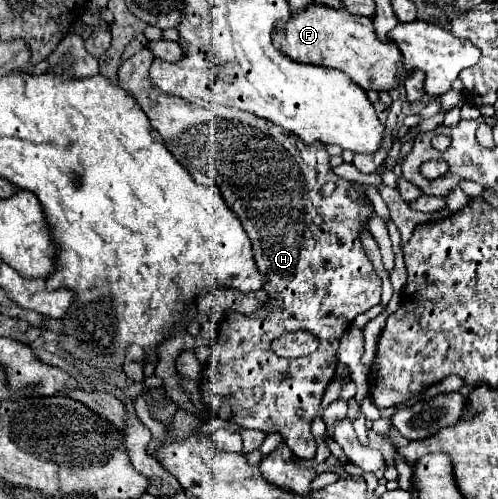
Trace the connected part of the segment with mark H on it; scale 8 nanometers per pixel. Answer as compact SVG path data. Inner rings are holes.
M142 48L138 54L124 60L118 68L118 84L142 106L152 126L164 138L170 154L190 172L190 176L198 184L204 182L220 188L226 206L240 218L248 238L252 240L256 266L262 274L268 276L268 304L254 316L232 314L220 324L220 332L210 358L214 364L214 382L202 380L202 398L214 416L226 422L234 422L240 428L278 432L296 456L310 460L316 456L316 440L310 432L310 424L318 414L326 386L336 376L336 352L340 338L358 314L380 302L382 280L358 238L362 222L368 222L370 206L358 200L350 200L348 186L354 186L362 196L366 196L366 192L356 182L350 184L332 172L330 154L326 152L324 144L316 142L306 146L284 128L254 114L230 112L226 116L216 116L201 106L176 96L168 96L158 88L148 86L148 64L152 60L154 54L148 52L148 48ZM330 180L336 182L336 190L330 198L324 198L320 192L322 186ZM294 330L306 330L314 334L320 340L318 350L302 358L276 356L270 348L272 340Z

